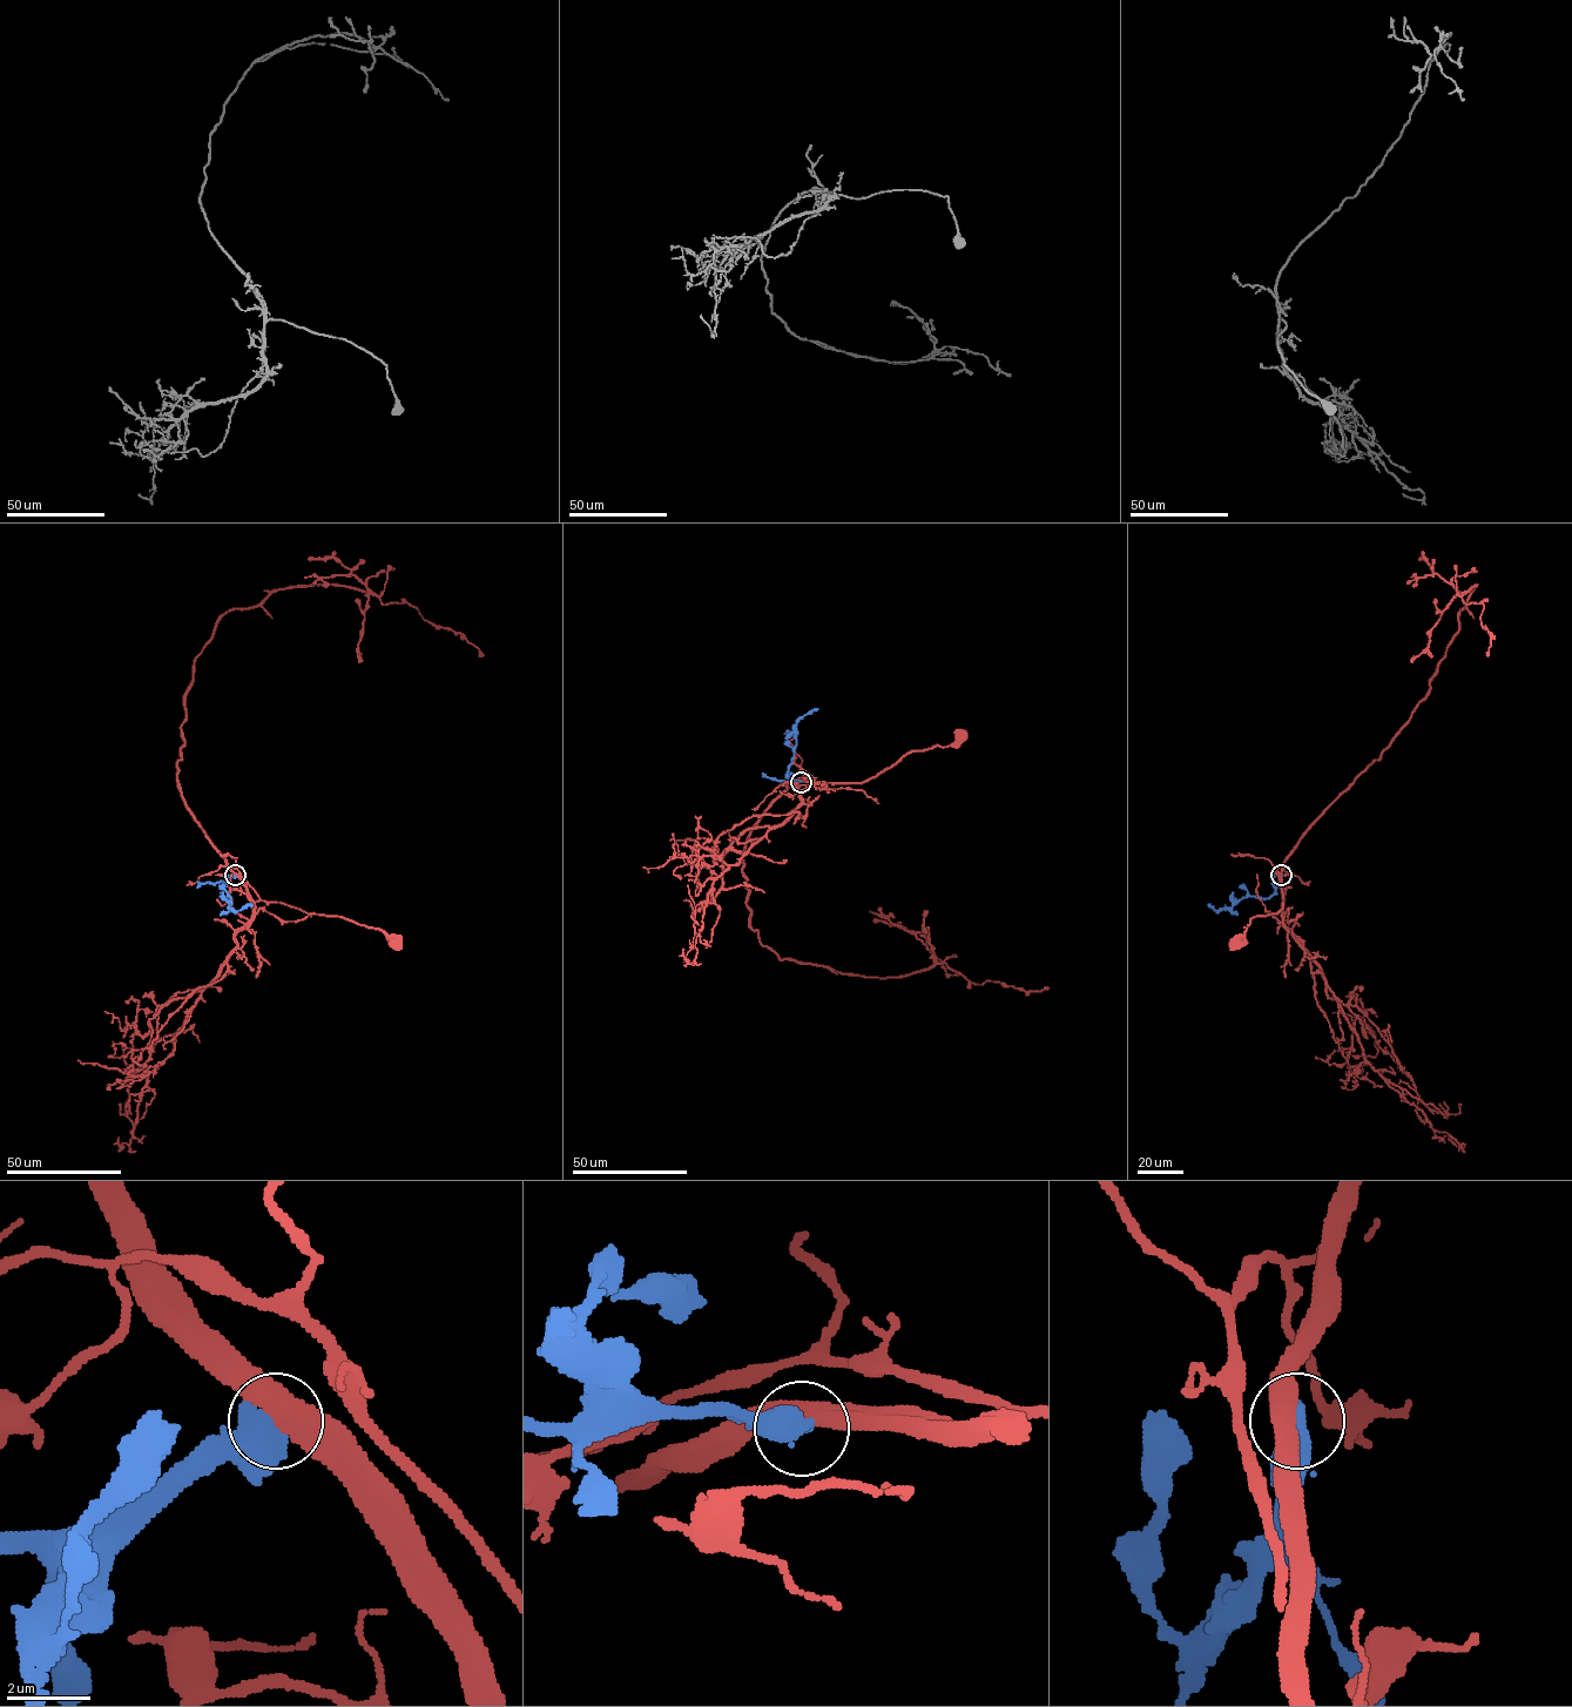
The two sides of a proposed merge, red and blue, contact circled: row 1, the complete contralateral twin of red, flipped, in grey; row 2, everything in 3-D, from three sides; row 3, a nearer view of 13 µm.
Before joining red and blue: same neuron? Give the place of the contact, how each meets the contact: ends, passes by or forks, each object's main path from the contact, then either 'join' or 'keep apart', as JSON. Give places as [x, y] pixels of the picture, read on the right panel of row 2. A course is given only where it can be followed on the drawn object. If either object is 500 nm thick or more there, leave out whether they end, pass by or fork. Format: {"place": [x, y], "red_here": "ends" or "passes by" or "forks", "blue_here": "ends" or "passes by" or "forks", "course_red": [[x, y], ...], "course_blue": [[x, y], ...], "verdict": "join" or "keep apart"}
{"place": [1281, 875], "course_red": [[1281, 875], [1282, 908], [1276, 913], [1253, 917], [1245, 932], [1235, 942]], "course_blue": [[1281, 875], [1269, 897], [1245, 896], [1232, 906], [1215, 911], [1208, 905]], "verdict": "keep apart"}

